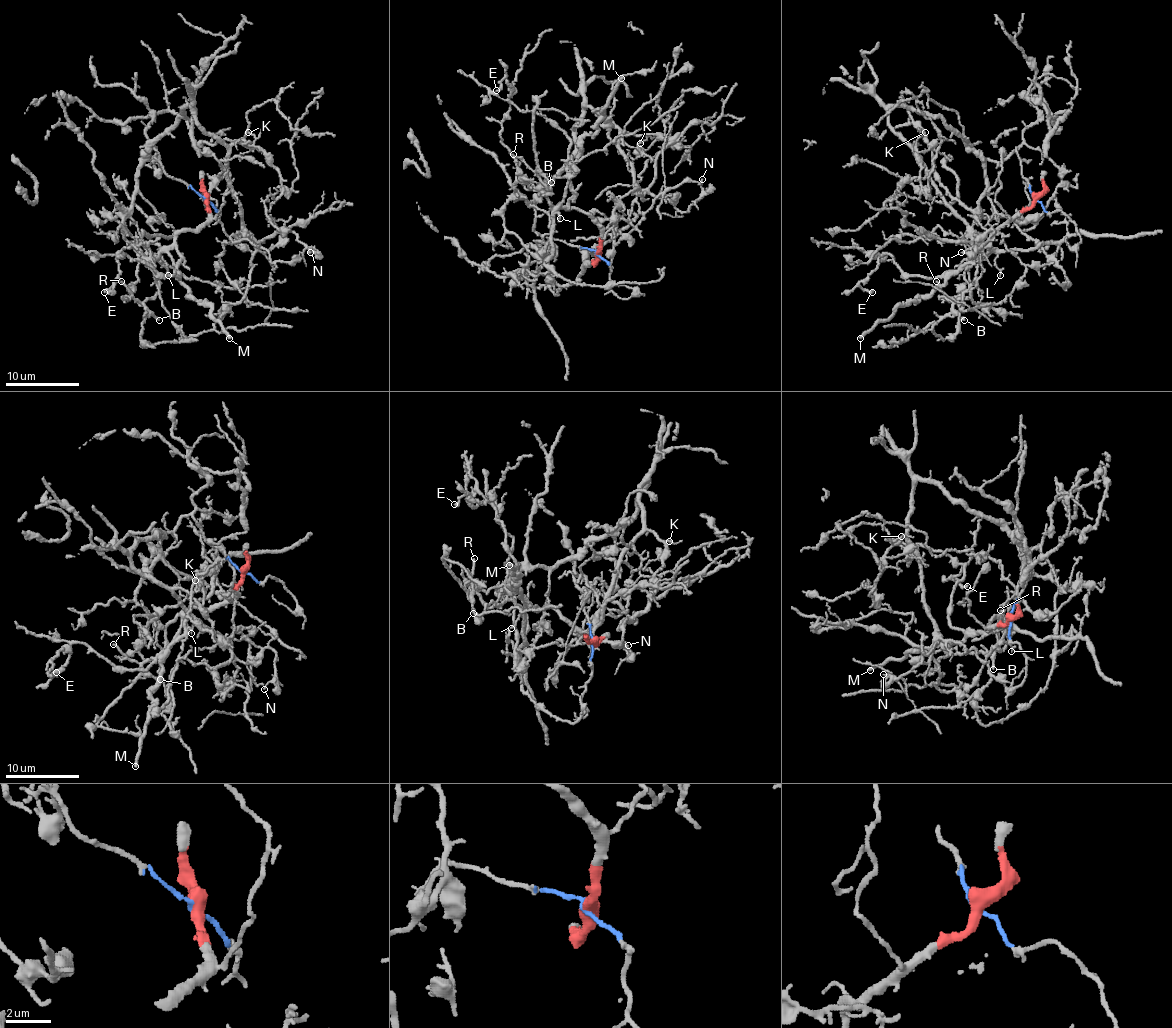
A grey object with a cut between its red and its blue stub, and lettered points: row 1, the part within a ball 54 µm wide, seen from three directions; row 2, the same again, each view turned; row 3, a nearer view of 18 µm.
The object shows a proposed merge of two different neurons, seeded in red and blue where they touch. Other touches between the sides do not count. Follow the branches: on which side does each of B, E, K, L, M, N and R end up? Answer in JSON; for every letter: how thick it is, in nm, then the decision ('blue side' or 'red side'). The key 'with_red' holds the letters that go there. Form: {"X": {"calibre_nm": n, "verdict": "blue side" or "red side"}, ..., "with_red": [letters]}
{"B": {"calibre_nm": 180, "verdict": "red side"}, "E": {"calibre_nm": 240, "verdict": "red side"}, "K": {"calibre_nm": 110, "verdict": "blue side"}, "L": {"calibre_nm": 130, "verdict": "red side"}, "M": {"calibre_nm": 300, "verdict": "red side"}, "N": {"calibre_nm": 130, "verdict": "blue side"}, "R": {"calibre_nm": 170, "verdict": "red side"}, "with_red": ["B", "E", "L", "M", "R"]}

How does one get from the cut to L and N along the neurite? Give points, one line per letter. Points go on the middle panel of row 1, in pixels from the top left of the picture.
L: (597, 253), (599, 227), (586, 214), (573, 209), (558, 209), (553, 214), (557, 213), (560, 218)
N: (597, 251), (534, 229), (534, 196), (573, 157), (586, 107), (620, 131), (640, 188), (684, 211), (703, 179)

